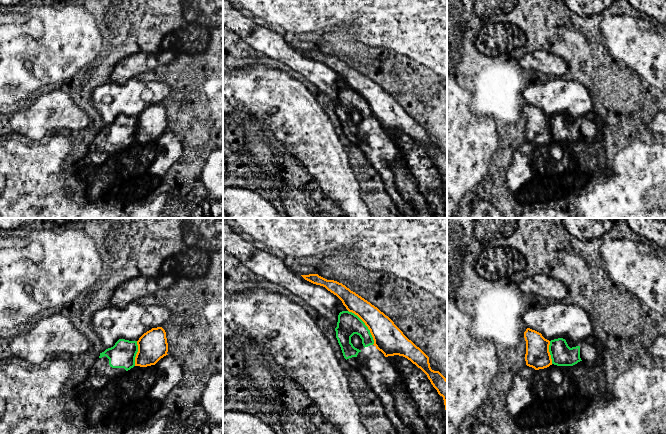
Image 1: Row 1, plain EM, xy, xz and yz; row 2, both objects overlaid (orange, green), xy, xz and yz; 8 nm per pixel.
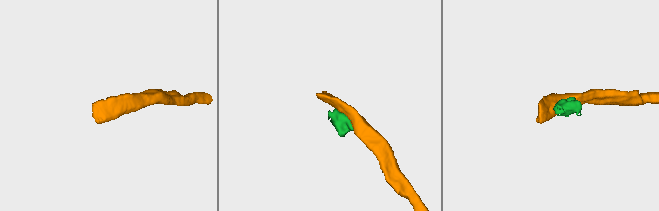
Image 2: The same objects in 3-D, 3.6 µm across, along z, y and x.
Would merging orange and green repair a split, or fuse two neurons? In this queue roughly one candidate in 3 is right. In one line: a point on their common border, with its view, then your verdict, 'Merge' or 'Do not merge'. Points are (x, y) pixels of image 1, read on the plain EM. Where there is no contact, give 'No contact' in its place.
Touches orange at xz (366, 101). Do not merge

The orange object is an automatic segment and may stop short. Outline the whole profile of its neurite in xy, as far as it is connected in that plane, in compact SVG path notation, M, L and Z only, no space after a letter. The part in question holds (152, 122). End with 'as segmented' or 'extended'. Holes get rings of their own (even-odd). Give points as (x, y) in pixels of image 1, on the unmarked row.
M162 103L152 104L144 109L137 117L137 121L135 142L155 141L161 134L168 131L166 108Z; as segmented

